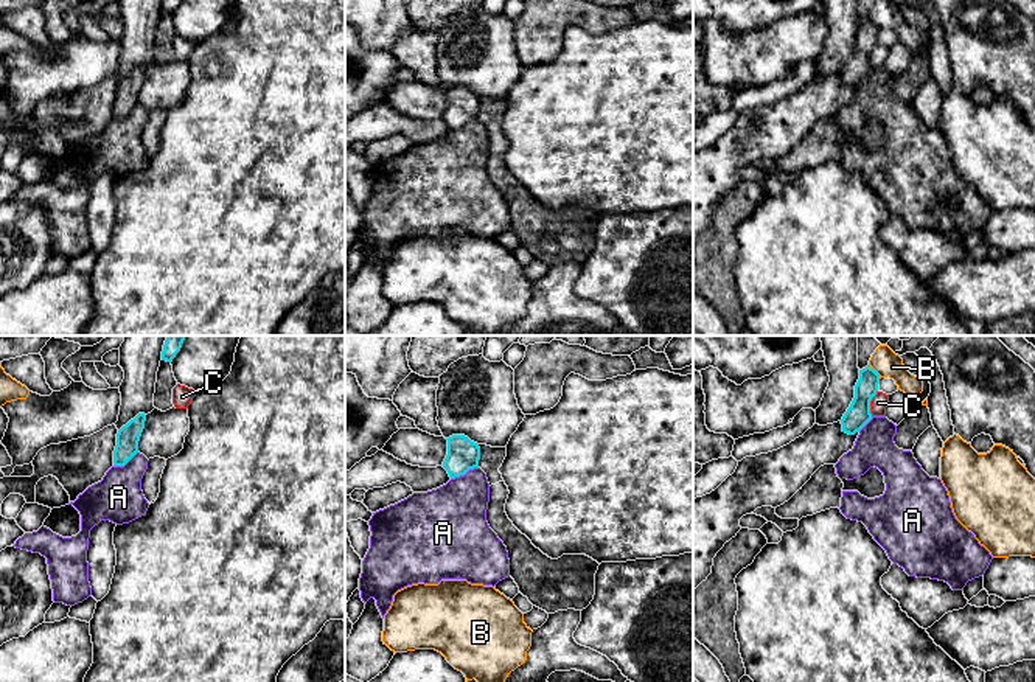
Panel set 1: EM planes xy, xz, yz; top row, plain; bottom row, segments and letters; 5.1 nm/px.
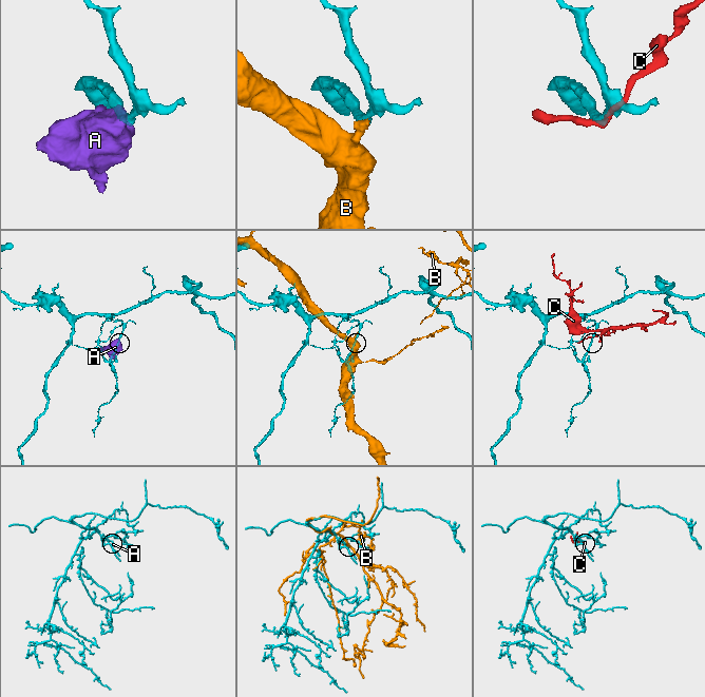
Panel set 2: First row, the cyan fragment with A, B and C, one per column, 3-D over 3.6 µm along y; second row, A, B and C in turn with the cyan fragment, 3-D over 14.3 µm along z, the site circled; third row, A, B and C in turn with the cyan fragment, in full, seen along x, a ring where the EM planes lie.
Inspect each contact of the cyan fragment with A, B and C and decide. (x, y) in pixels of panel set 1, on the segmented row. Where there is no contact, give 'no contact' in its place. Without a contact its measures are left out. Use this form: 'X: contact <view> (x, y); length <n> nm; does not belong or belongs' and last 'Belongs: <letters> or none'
A: contact xz (463, 474); length 160 nm; does not belong
B: contact yz (875, 372); length 100 nm; does not belong
C: contact yz (869, 403); length 140 nm; does not belong
Belongs: none

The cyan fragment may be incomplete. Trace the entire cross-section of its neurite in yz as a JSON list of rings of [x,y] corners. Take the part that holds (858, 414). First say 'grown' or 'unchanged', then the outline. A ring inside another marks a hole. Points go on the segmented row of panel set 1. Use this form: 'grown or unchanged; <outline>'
unchanged; [[[870,365],[859,370],[855,398],[841,419],[842,432],[855,435],[872,419],[870,401],[878,391],[880,379],[880,374]]]

